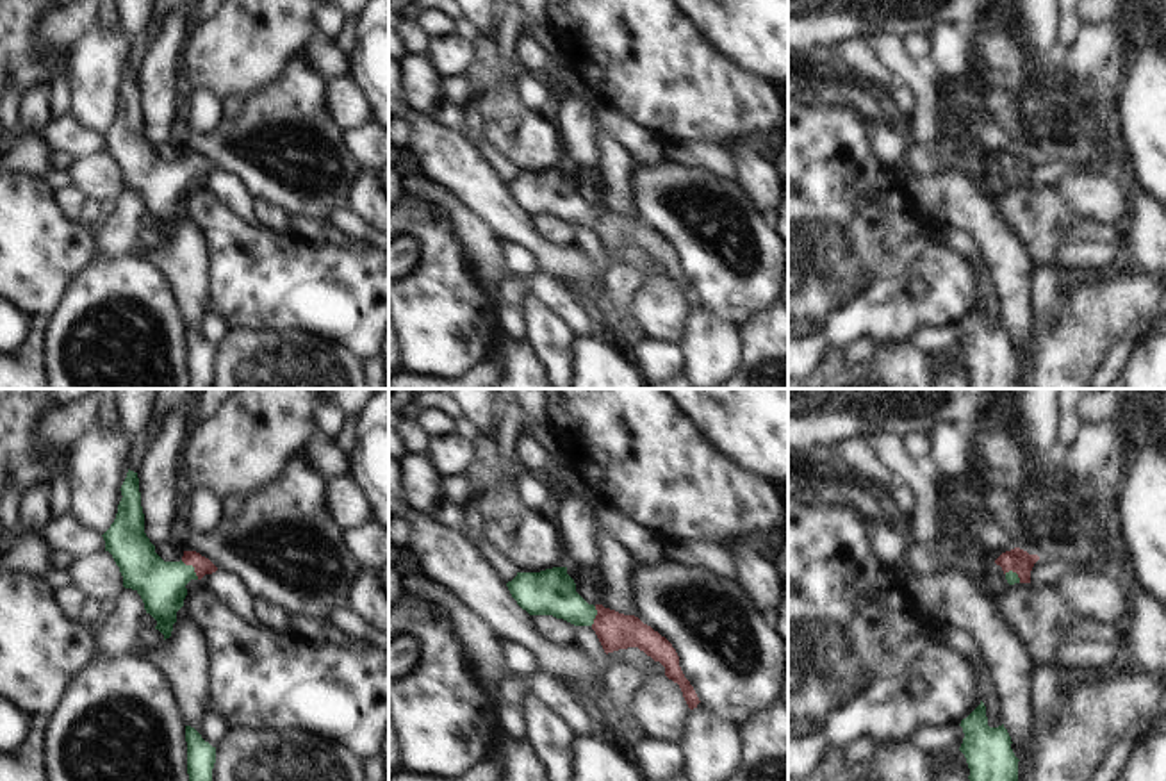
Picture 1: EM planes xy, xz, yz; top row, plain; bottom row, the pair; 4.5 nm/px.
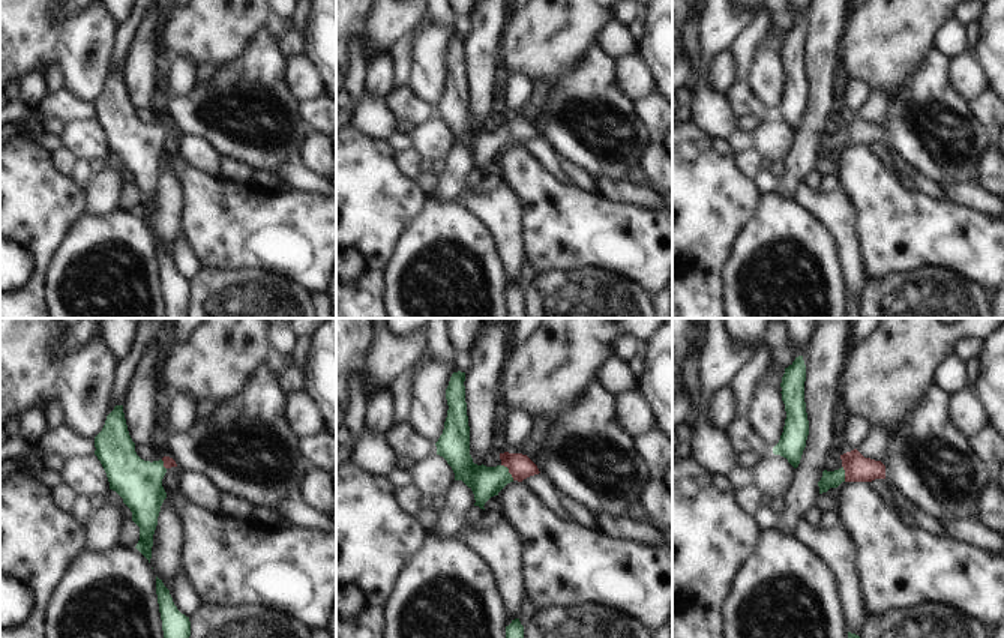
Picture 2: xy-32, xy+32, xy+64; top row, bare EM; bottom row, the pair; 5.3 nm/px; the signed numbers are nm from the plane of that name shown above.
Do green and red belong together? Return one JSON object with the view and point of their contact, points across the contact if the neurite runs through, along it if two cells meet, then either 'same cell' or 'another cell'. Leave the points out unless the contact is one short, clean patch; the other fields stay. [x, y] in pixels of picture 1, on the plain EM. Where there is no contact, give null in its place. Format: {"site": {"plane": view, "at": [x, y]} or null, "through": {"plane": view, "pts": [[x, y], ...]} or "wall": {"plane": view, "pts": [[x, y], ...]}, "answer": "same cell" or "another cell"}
{"site": {"plane": "xy", "at": [193, 168]}, "through": {"plane": "xy", "pts": [[161, 186], [193, 168], [202, 166]]}, "answer": "same cell"}

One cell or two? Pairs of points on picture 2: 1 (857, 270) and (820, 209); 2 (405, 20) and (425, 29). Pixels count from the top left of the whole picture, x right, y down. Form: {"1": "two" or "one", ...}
{"1": "one", "2": "two"}

